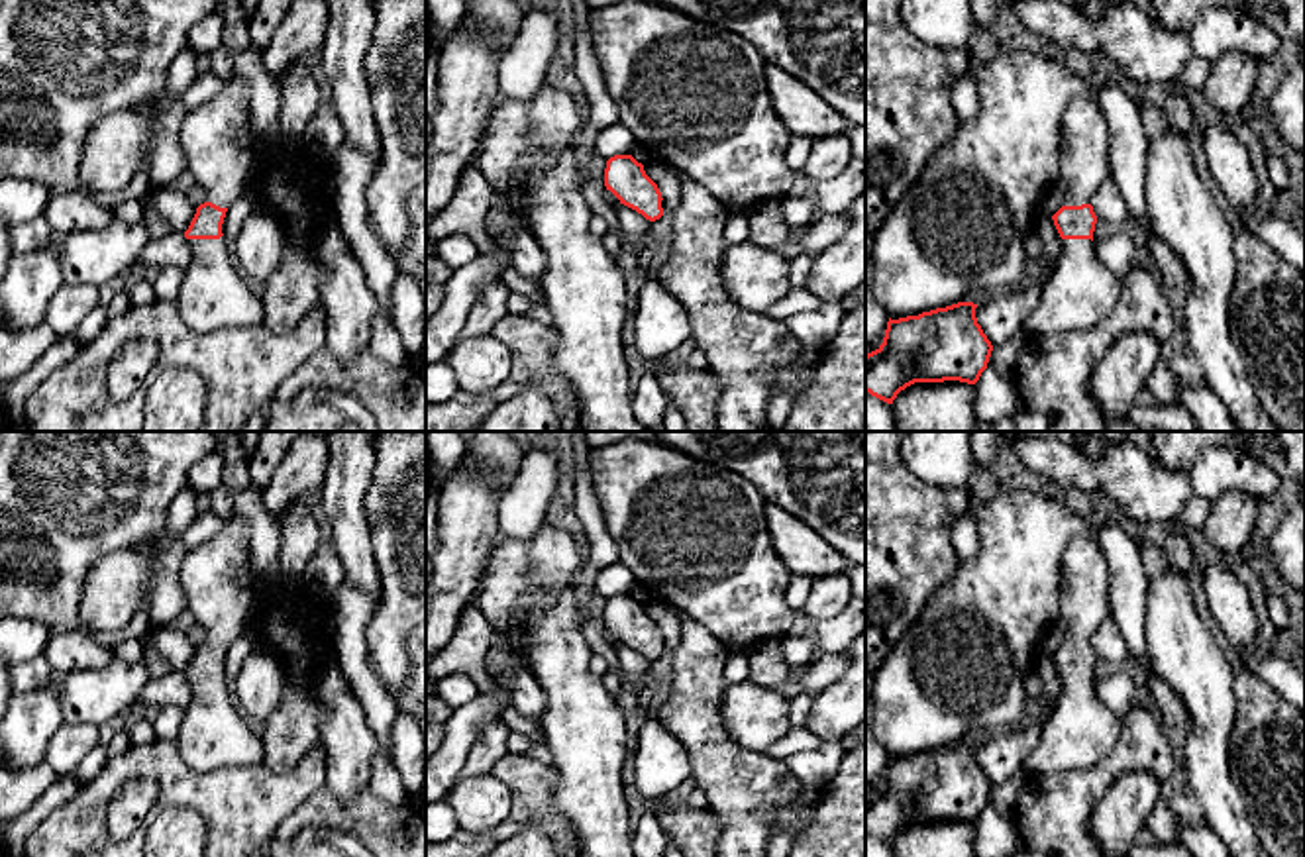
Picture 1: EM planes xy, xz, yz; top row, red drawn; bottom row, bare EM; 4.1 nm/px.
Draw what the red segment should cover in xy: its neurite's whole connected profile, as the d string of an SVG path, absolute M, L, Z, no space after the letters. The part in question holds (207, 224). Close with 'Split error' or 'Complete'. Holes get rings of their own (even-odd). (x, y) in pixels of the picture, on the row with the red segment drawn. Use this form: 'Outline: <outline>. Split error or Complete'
Outline: M232 76L222 94L196 108L181 127L188 171L206 190L206 202L184 231L192 261L177 298L183 322L196 333L259 328L259 286L241 275L228 251L226 212L255 178L261 163L251 145L249 92Z. Split error

